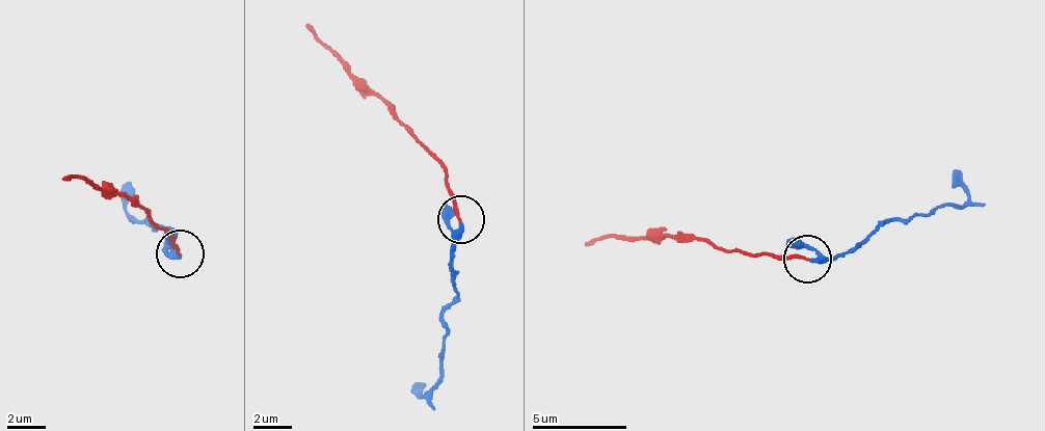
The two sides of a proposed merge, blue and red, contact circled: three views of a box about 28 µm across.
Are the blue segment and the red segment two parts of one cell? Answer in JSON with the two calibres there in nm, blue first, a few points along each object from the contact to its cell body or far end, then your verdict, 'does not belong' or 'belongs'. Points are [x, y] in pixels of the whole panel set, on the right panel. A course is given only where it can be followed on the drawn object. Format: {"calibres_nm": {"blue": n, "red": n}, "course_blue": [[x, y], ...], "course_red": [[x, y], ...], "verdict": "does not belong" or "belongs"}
{"calibres_nm": {"blue": 240, "red": 160}, "course_blue": [[808, 261], [845, 258], [879, 225], [891, 218], [915, 217], [961, 207], [967, 195], [955, 171]], "course_red": [[808, 261], [675, 237], [584, 243]], "verdict": "belongs"}

